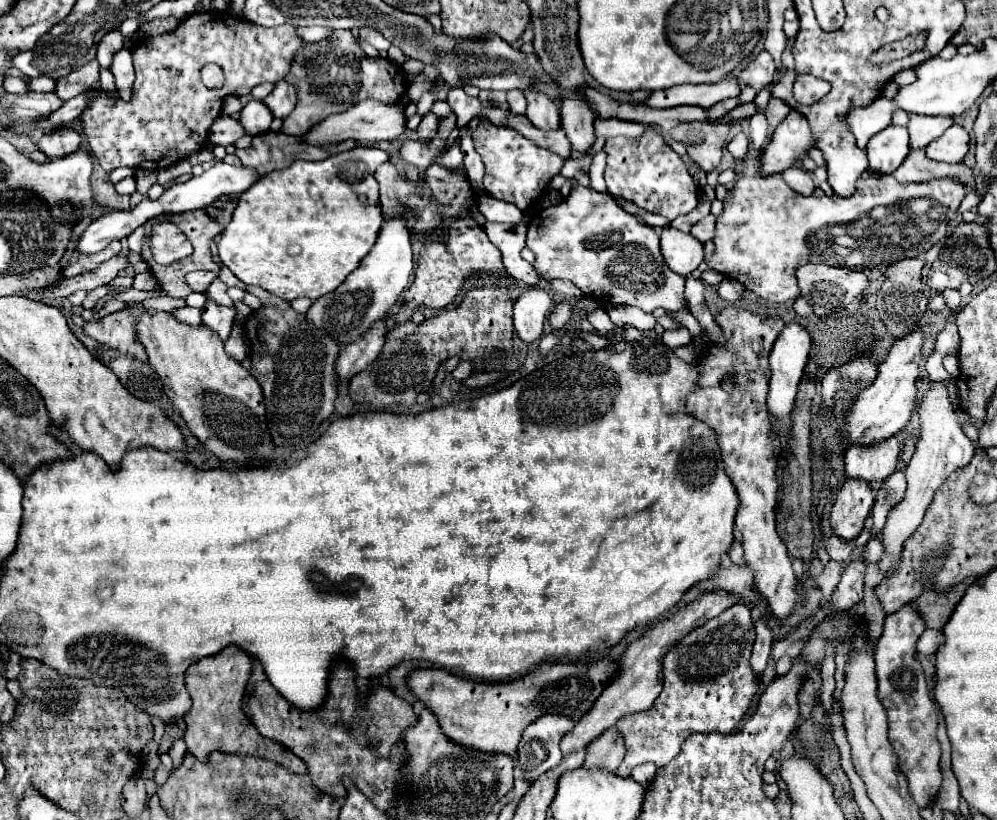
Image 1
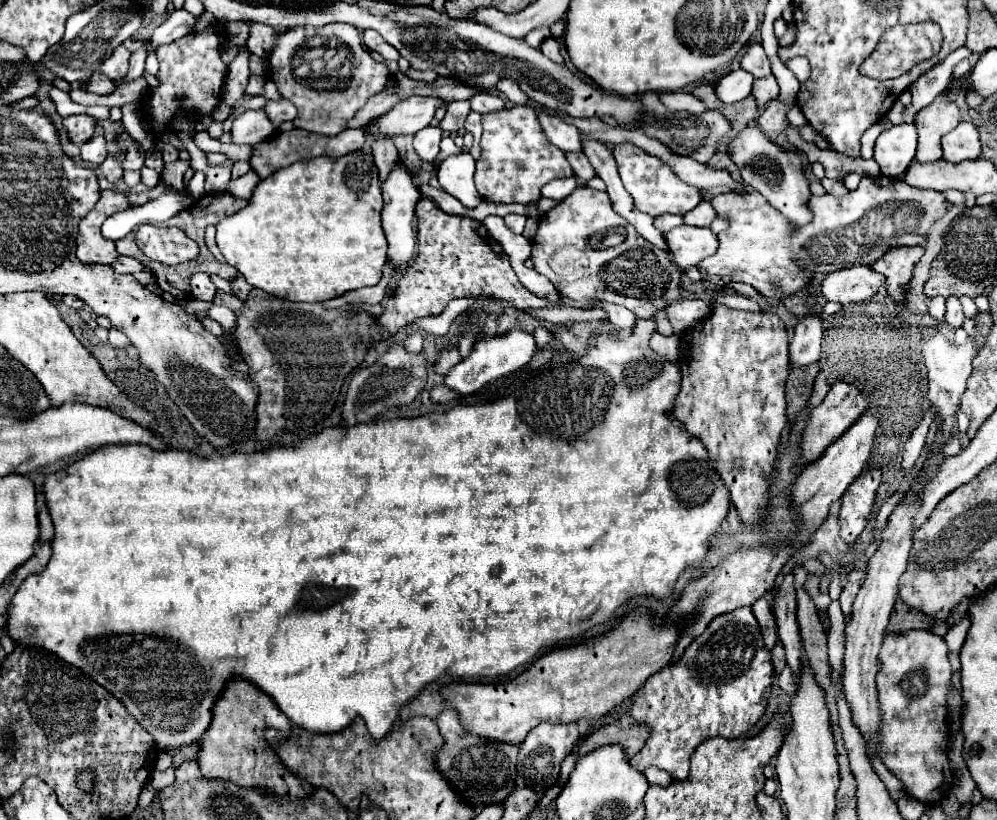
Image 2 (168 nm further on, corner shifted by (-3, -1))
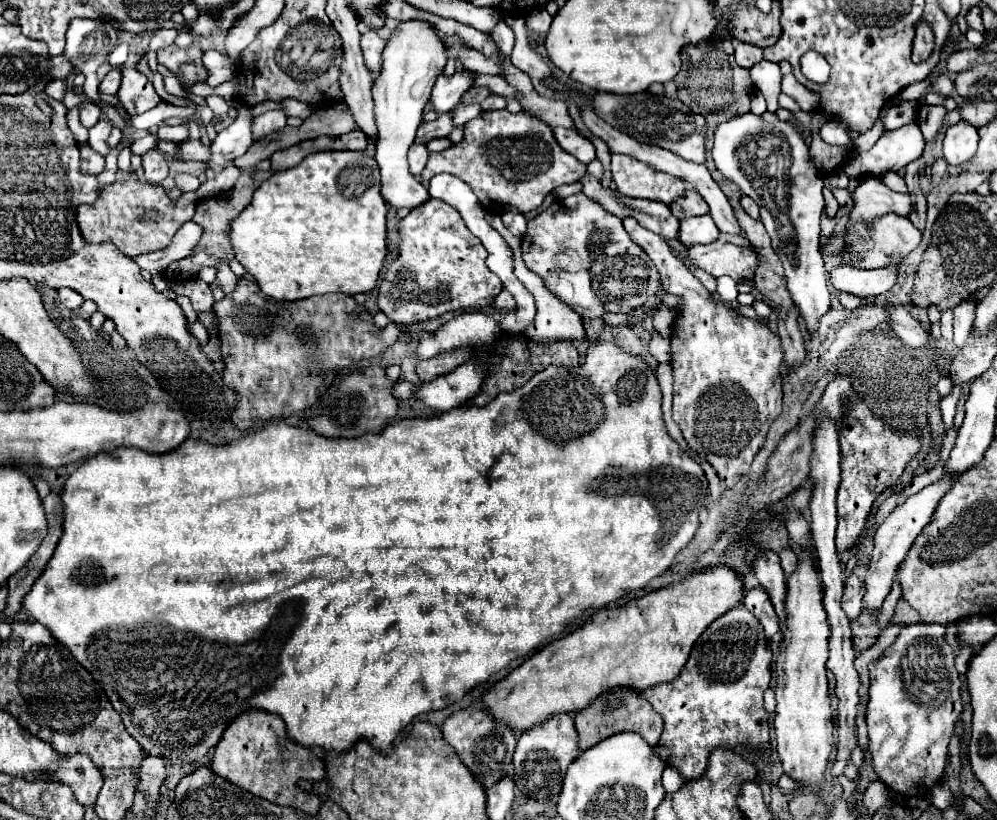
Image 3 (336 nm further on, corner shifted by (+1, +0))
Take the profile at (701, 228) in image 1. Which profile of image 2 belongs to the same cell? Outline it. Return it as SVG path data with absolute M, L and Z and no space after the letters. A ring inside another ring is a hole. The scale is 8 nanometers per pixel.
M701 200L699 206L695 210L691 210L691 214L685 214L685 224L687 226L699 226L699 228L709 228L711 222L715 220L715 210L711 206L711 202L707 200Z

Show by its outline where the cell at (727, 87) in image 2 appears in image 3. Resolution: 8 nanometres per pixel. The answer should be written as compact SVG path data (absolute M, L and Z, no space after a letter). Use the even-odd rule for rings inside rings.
M759 61L751 67L751 79L755 87L765 95L769 101L769 111L777 111L777 97L781 93L781 69L779 63L773 61Z

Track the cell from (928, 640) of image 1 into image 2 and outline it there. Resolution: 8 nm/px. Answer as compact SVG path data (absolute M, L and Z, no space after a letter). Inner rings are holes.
M967 616L959 624L955 624L953 628L949 628L949 632L943 636L943 640L949 646L949 652L959 652L961 650L965 634L967 634L967 628L969 628L969 618Z

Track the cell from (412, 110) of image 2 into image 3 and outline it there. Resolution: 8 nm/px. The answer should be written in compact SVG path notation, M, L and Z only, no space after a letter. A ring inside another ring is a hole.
M457 71L455 75L439 77L435 89L431 93L431 103L437 113L451 111L455 105L461 103L461 97L471 89L475 81L475 73L471 71Z

